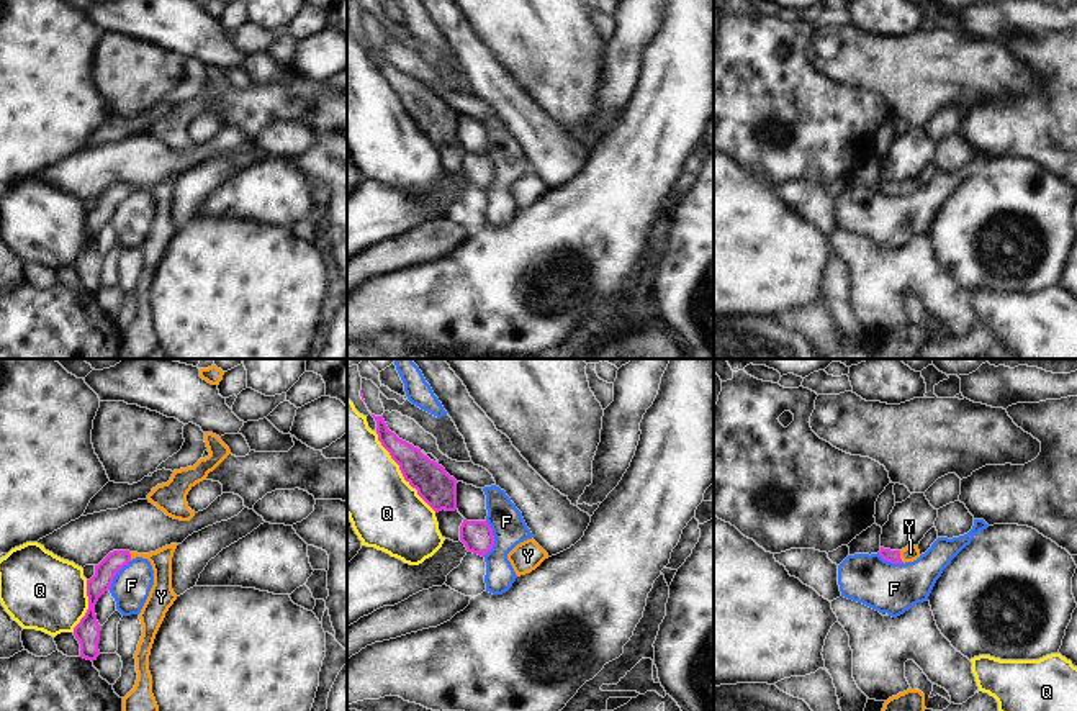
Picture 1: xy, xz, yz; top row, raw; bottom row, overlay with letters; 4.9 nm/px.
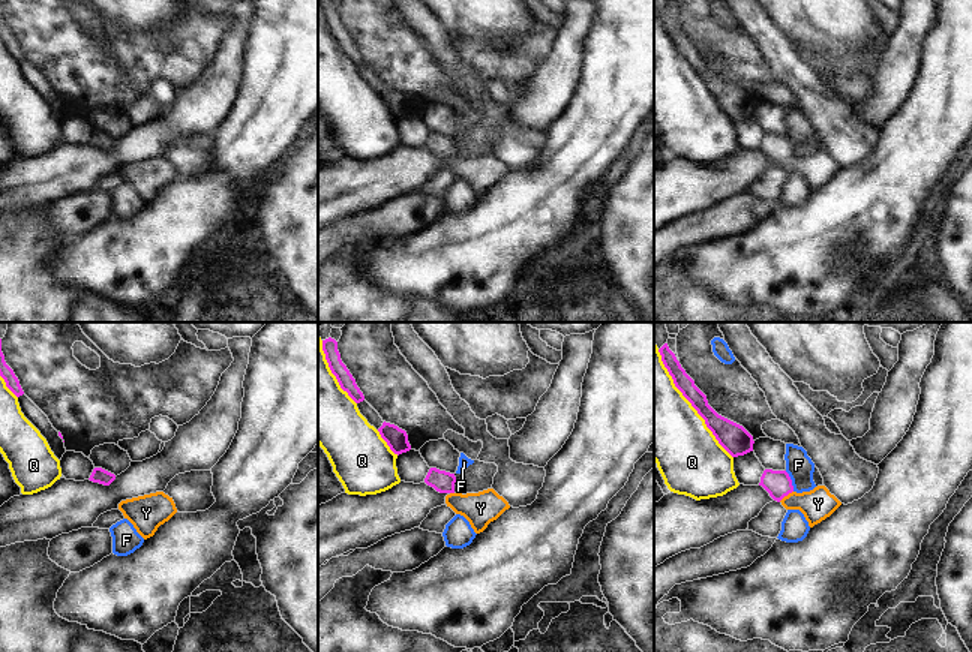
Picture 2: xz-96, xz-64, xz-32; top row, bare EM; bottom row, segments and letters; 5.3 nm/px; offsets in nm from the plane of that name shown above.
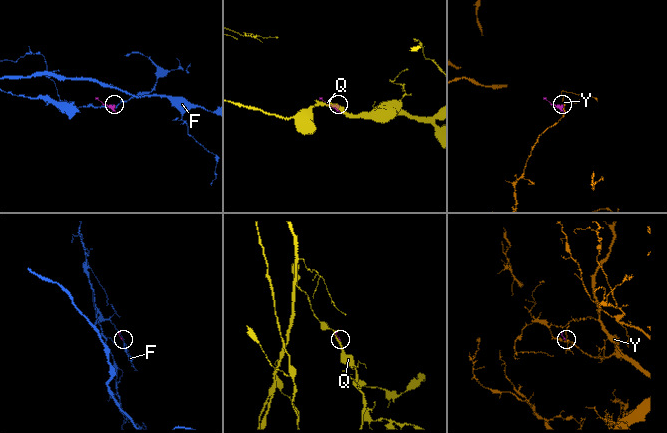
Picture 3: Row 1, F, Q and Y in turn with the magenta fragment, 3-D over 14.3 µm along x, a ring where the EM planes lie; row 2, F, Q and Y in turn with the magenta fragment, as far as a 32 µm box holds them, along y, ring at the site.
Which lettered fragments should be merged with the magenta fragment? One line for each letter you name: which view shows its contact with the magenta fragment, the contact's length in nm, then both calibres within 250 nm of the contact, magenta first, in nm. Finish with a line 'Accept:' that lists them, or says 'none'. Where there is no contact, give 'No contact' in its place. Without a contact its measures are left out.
Y: Touches magenta in yz. Shared border 60 nm. Thickness 60 nm (magenta) against 80 nm
Accept: Y.

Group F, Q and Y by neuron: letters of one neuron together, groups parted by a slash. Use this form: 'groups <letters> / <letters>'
groups F / Q / Y

